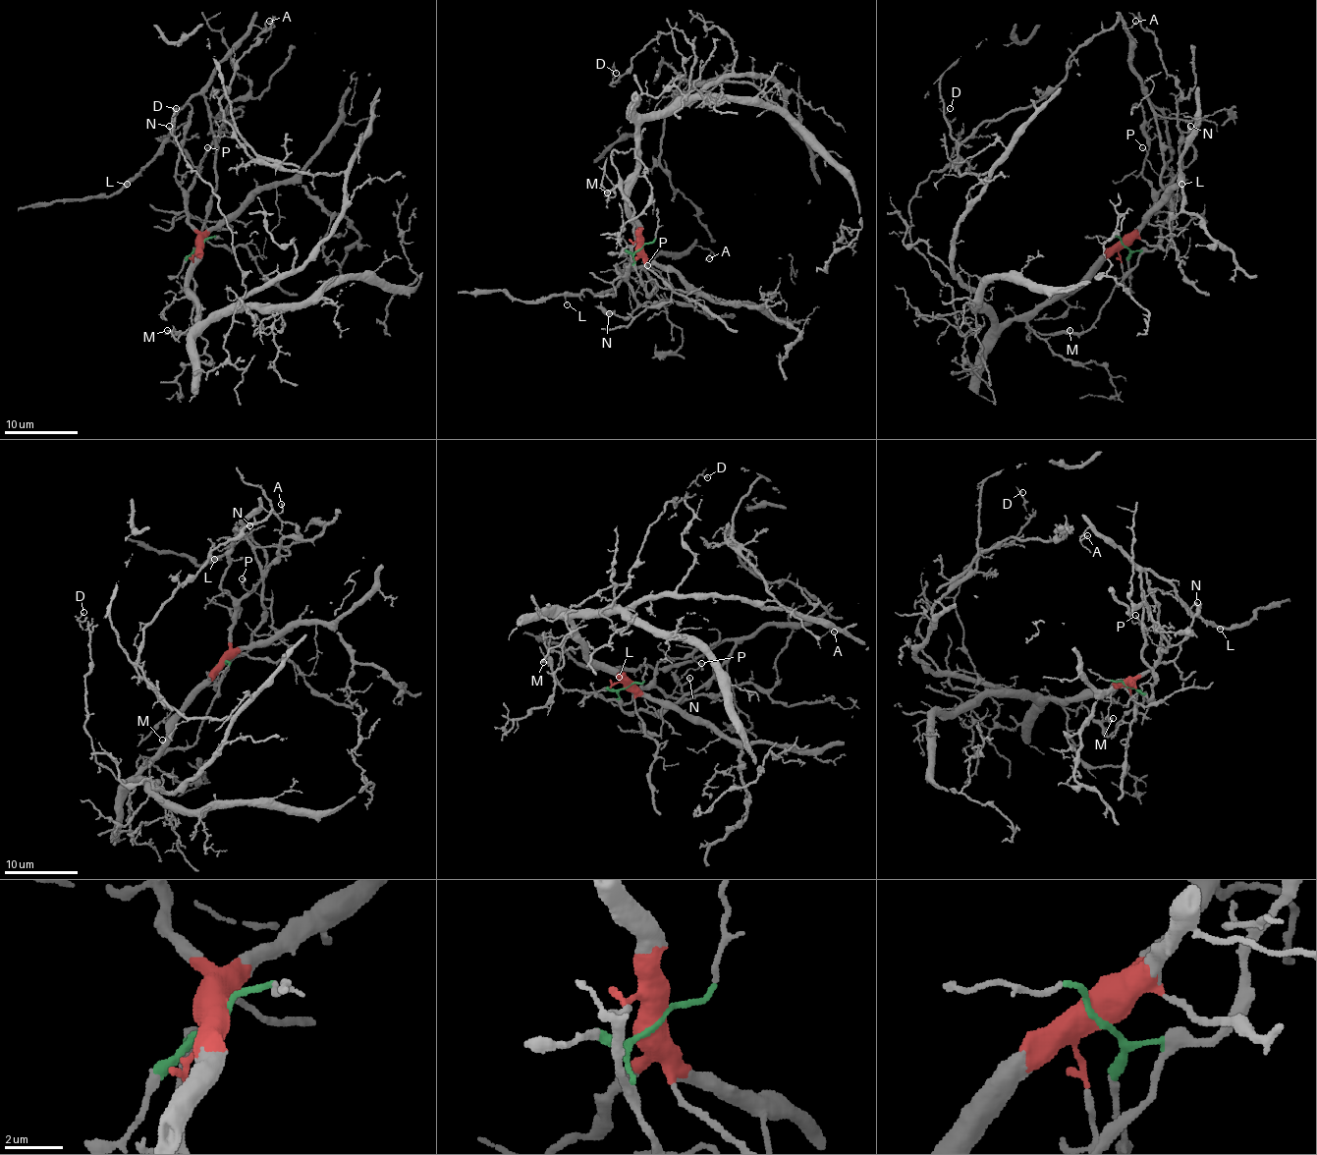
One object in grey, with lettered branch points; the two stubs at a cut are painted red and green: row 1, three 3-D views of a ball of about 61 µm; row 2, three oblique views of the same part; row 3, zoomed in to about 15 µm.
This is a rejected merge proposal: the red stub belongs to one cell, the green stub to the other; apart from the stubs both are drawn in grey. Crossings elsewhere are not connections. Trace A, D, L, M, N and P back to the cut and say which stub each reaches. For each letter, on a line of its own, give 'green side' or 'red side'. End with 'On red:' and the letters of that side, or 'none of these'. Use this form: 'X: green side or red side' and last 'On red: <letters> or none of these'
A: green side
D: red side
L: green side
M: green side
N: red side
P: red side
On red: D, N, P

